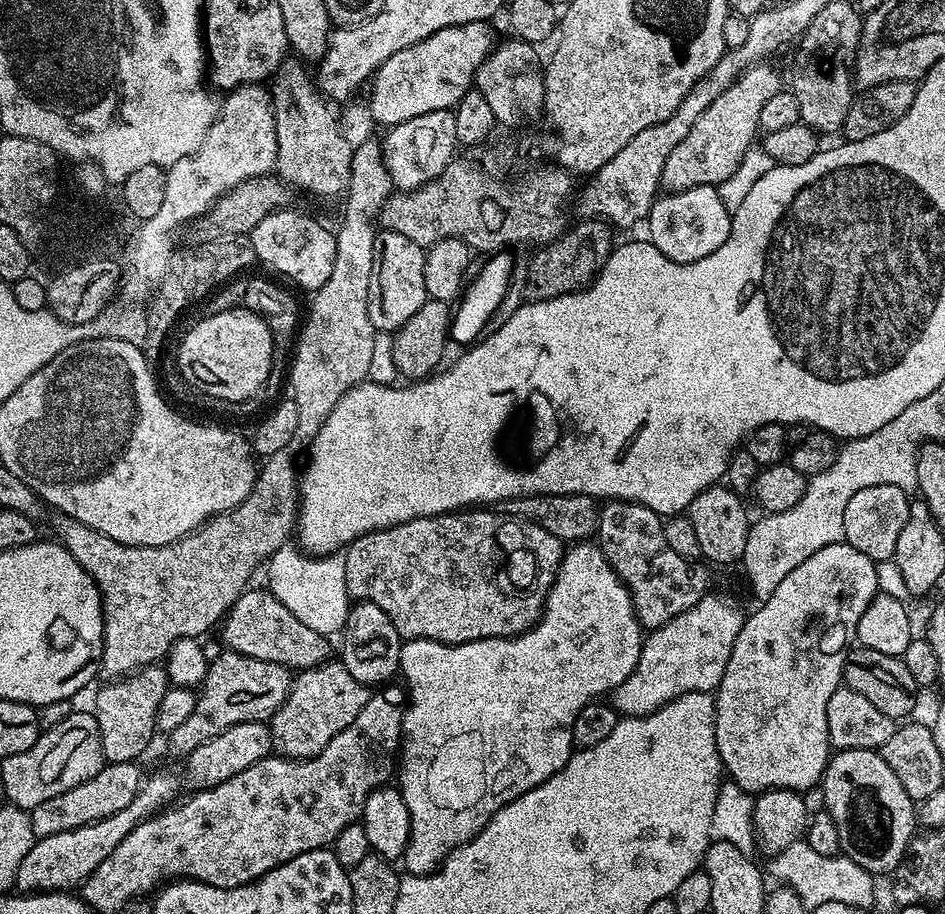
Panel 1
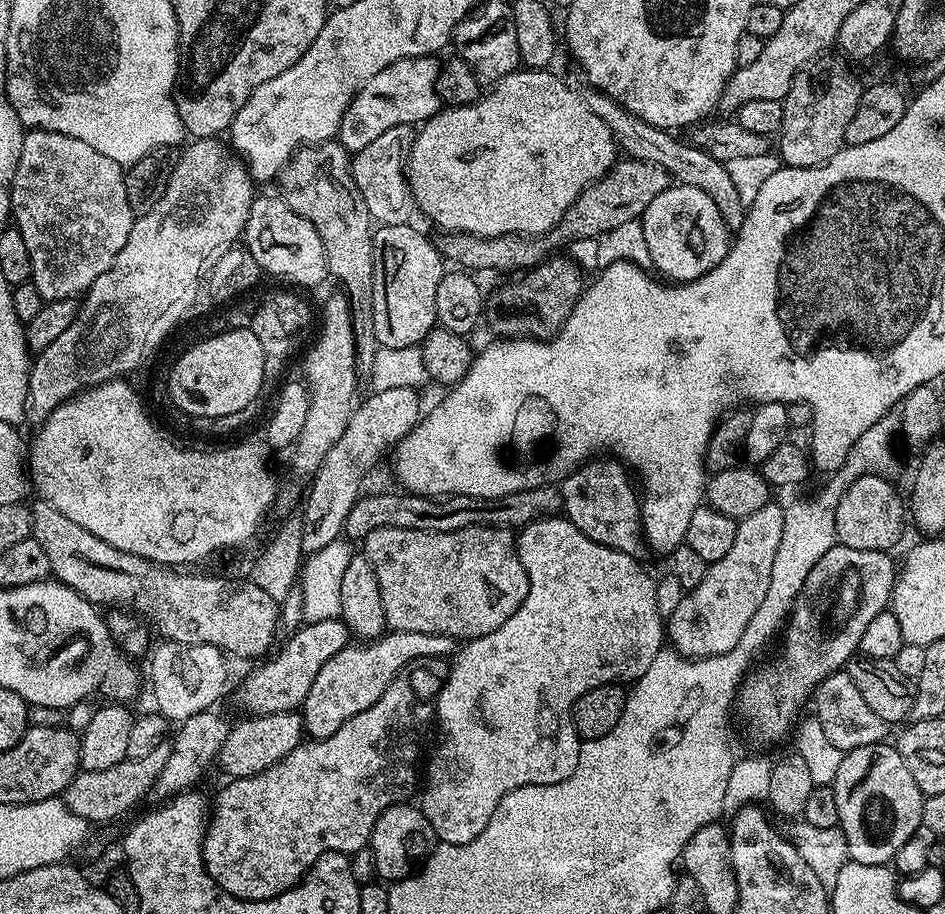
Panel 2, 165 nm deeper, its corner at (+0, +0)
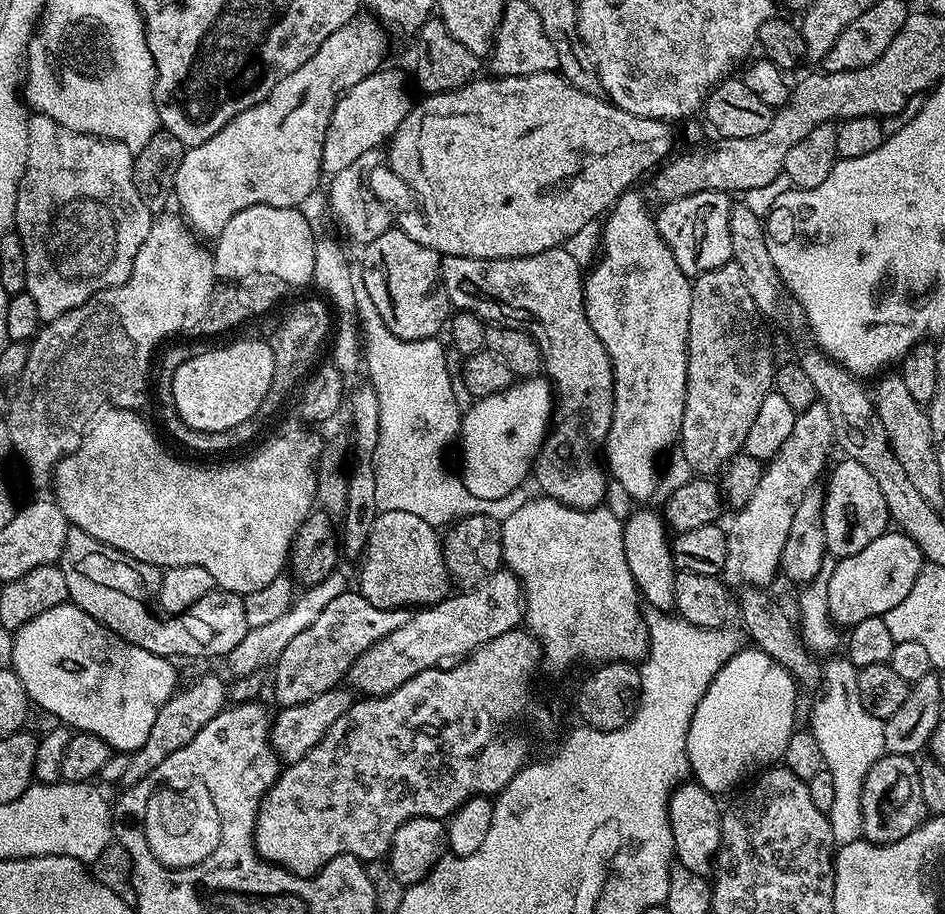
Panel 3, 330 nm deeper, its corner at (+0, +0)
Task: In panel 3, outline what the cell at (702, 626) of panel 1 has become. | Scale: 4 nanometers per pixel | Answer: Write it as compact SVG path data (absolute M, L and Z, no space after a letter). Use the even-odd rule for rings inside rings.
M814 403L797 415L794 430L790 430L790 438L786 438L782 450L778 450L778 454L764 464L762 482L758 482L754 494L750 494L746 506L733 515L736 517L732 525L727 525L728 549L722 573L725 585L733 589L736 587L736 590L745 586L764 588L775 578L776 572L778 576L782 550L790 534L790 522L794 514L798 514L798 502L802 502L806 490L817 485L819 480L816 479L825 475L829 467L828 455L832 448L834 452L835 444L834 422L830 420L830 410L826 404Z

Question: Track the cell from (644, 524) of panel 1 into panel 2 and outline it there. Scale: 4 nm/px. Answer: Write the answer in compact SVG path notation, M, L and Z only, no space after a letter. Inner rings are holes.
M593 458L559 481L558 487L564 500L563 515L571 524L578 526L586 538L594 538L594 542L602 546L640 558L646 552L645 521L642 519L641 501L640 504L636 501L628 476L629 469L621 461Z

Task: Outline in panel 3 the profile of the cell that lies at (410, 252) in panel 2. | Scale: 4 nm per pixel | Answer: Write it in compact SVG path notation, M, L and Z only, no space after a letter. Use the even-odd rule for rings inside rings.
M393 226L386 234L378 234L374 242L363 245L362 261L366 291L375 308L390 328L402 340L430 339L439 337L450 320L450 305L444 284L440 280L441 255L427 248L423 239L399 232Z

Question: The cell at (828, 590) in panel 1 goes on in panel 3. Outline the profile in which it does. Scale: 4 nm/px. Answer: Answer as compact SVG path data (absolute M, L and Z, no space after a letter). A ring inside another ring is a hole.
M899 530L883 532L866 546L866 550L858 550L858 554L839 557L826 578L828 606L837 625L851 626L862 622L862 618L884 616L894 610L894 606L910 594L910 586L914 586L914 578L918 578L925 563L922 550L918 550L914 541Z

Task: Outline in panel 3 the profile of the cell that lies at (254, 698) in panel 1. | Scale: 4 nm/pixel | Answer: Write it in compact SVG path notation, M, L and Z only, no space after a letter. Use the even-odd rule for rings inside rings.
M356 590L337 592L326 610L322 610L302 634L297 634L274 661L276 673L272 676L272 692L276 695L277 705L285 708L298 706L337 687L347 677L356 659L388 634L394 634L394 630L406 626L409 615L407 608L370 606L370 602L366 602Z

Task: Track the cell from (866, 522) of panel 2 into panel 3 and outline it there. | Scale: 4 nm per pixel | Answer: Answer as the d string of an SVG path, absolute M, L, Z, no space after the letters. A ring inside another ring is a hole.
M847 458L840 461L831 469L827 477L824 493L824 525L826 526L826 546L833 557L858 554L858 550L866 550L874 538L889 531L890 517L886 498L882 498L882 489L866 466Z

